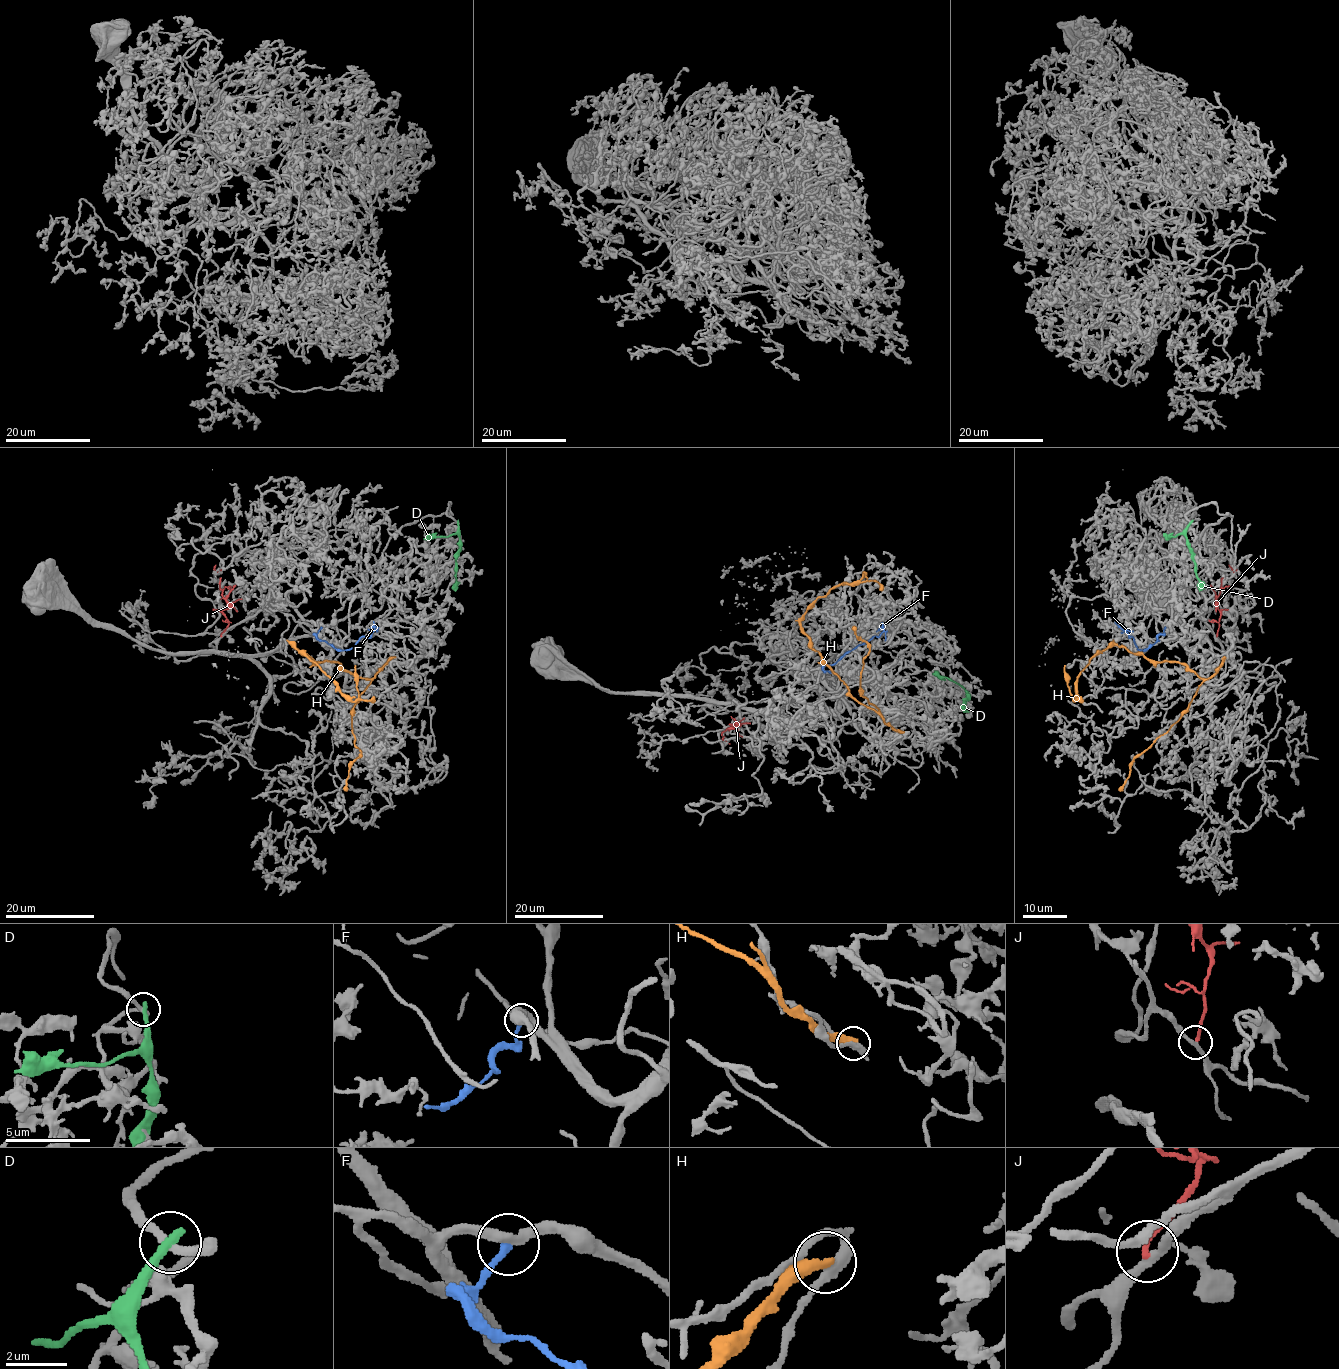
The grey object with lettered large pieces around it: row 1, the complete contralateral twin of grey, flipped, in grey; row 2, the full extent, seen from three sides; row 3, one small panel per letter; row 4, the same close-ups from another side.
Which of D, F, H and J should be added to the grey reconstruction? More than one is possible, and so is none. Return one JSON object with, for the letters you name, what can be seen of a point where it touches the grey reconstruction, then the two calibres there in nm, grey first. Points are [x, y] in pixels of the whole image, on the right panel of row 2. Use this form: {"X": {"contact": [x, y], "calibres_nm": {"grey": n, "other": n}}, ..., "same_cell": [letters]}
{"same_cell": []}

